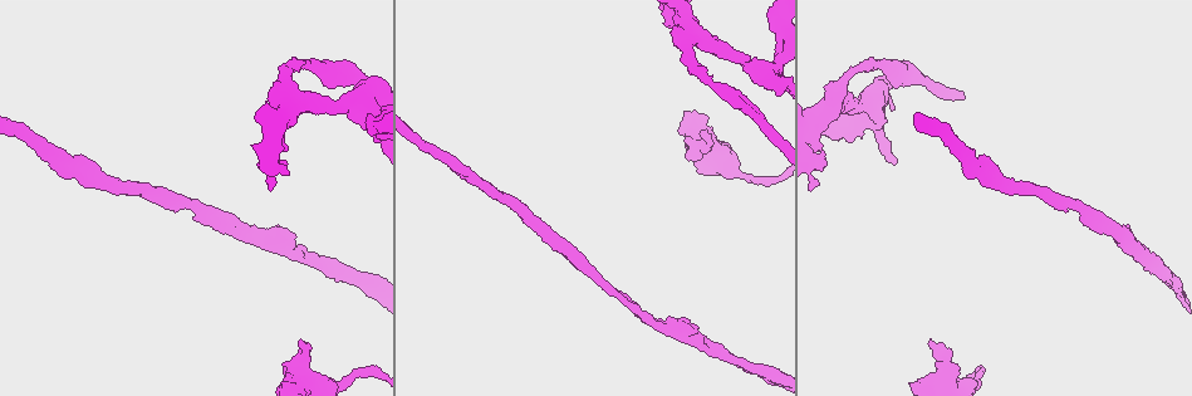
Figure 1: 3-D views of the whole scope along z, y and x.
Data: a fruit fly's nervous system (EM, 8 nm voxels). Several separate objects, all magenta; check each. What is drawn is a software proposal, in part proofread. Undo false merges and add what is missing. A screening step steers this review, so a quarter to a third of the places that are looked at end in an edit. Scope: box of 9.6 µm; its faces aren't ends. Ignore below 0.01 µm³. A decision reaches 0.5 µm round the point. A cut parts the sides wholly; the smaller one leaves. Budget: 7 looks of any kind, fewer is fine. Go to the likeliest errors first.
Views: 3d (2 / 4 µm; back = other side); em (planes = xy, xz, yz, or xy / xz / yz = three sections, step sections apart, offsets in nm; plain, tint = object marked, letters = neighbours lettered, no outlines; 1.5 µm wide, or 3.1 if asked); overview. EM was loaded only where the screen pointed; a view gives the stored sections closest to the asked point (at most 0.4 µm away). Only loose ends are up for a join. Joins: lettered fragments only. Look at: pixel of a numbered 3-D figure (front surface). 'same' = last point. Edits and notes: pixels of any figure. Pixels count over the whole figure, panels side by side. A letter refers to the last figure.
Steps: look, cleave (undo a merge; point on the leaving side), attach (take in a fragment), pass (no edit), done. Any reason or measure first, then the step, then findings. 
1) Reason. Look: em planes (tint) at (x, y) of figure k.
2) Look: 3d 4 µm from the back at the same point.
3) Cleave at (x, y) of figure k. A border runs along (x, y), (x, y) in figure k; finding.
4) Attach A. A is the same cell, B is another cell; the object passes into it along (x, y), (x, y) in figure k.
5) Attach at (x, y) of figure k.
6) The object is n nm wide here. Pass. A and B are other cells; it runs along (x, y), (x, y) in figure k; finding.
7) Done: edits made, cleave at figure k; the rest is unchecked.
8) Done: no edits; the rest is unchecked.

Branch stops here. Look: 3d 4 µm from the back at (299, 339) of figure 1.

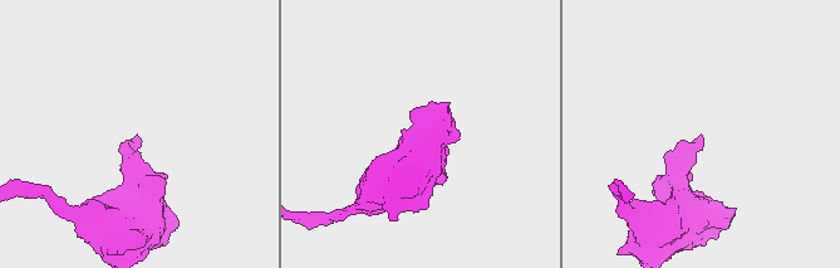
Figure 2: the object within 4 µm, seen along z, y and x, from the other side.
Look: em planes (letters) at (700, 136) of figure 2.

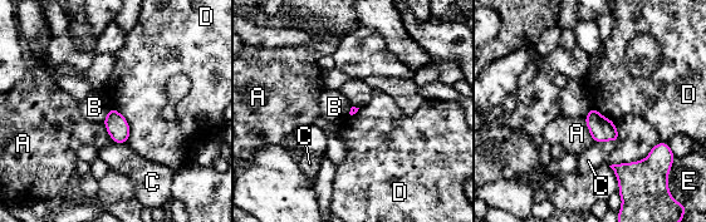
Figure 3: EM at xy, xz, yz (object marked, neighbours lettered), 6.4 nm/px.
Pass. A, B, C, D and E are other cells; none of them fits.

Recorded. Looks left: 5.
Thick turns thin. Look: em xz step 4 (tint) at (1136, 247) of figure 1.

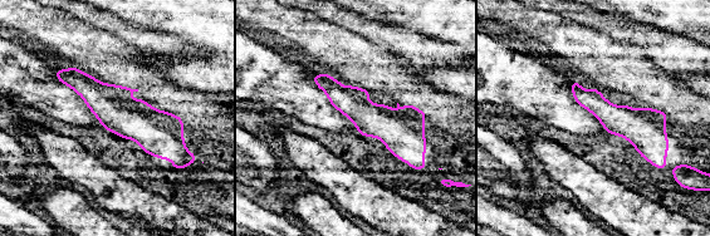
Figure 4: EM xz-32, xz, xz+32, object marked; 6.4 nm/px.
Cut it another way. Look: em planes (letters) at the same point.

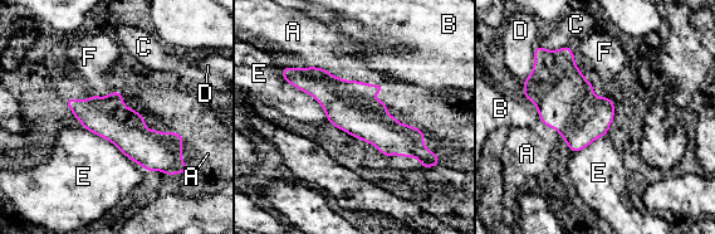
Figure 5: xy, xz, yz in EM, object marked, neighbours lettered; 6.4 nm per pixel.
The object is 260 nm wide here. Pass. A, B, C, D, E and F are other cells; a border runs along (84, 127), (109, 140), (147, 170) in figure 5; one cell here.

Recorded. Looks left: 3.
Sudden change in width. Look: 3d 4 µm at (744, 179) of figure 1.

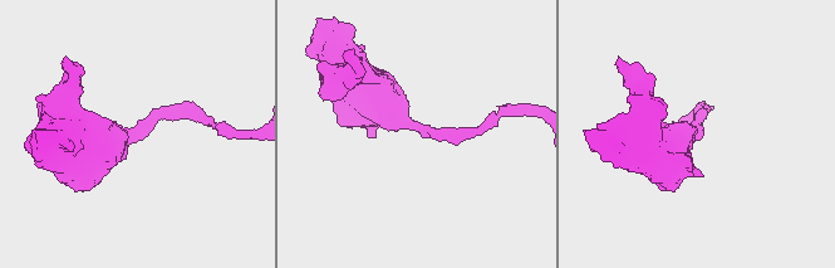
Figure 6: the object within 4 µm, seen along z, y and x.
Look: em planes (tint) at (142, 128) of figure 6.

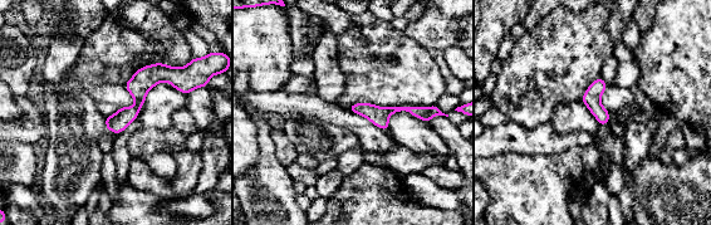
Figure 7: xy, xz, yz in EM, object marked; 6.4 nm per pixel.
What lies round it. Look: em planes (letters) at the same point.

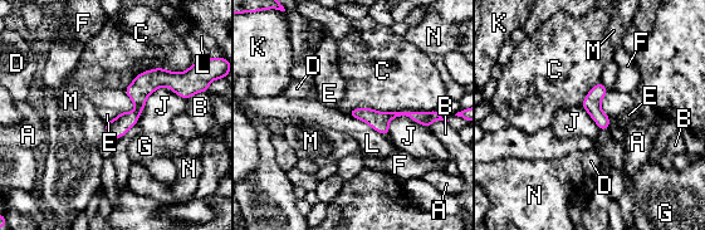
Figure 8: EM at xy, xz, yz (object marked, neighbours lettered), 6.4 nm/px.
The object is 90 nm wide here. Pass. A, B, C, D, E, F, G, J, K, L, M and N are other cells; all the same cell.

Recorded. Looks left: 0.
Done: no edits; the rest is unchecked.

